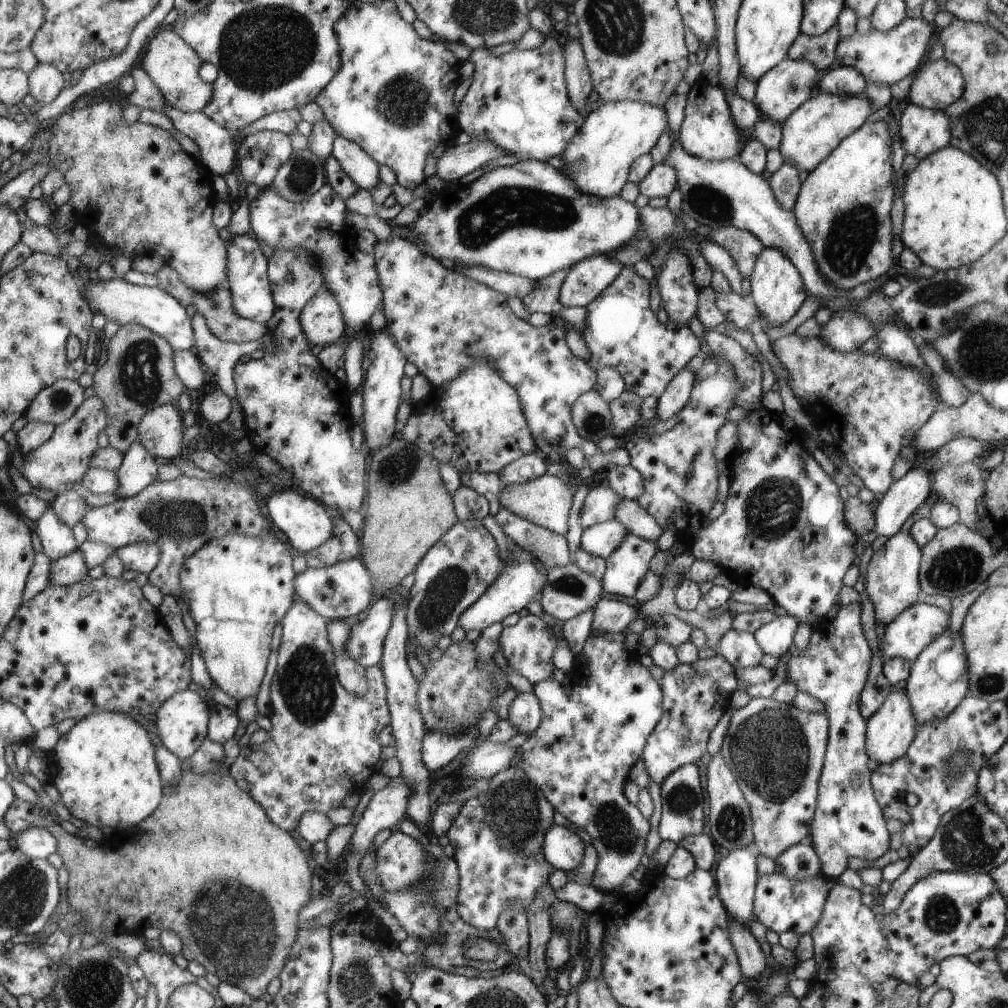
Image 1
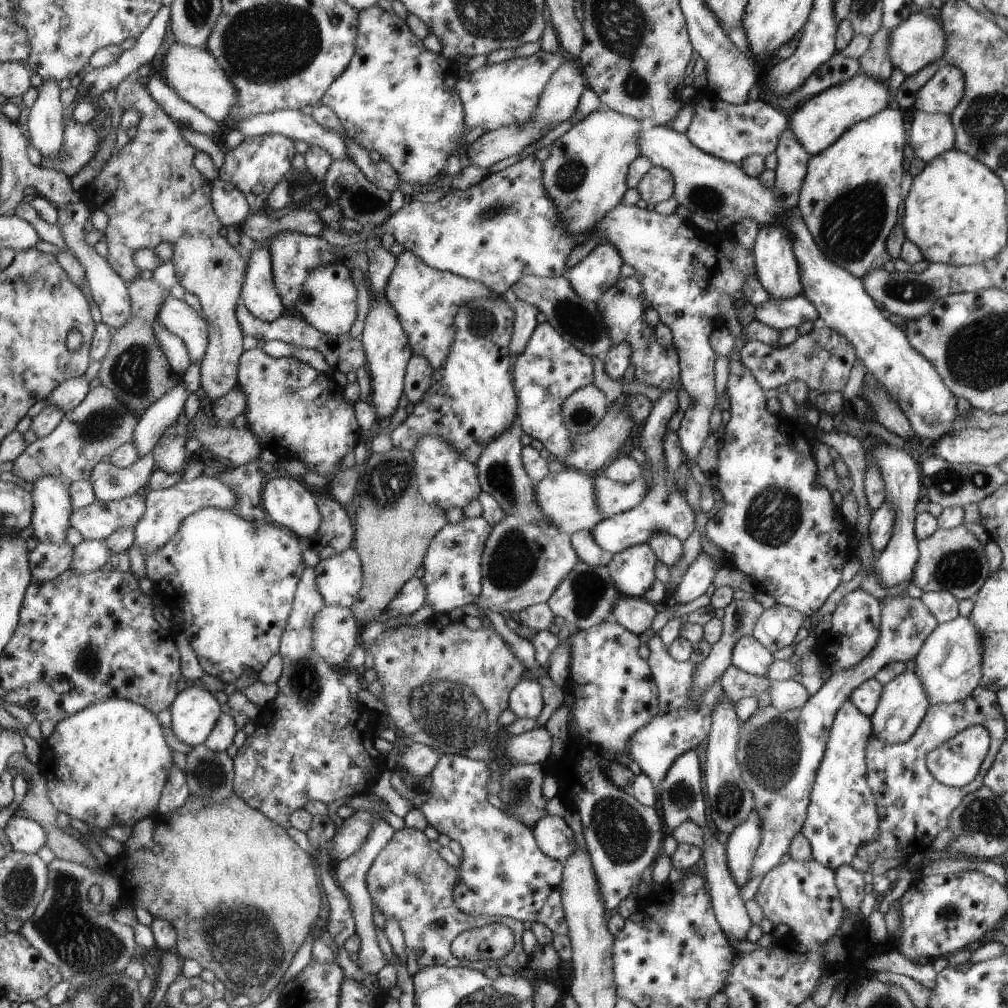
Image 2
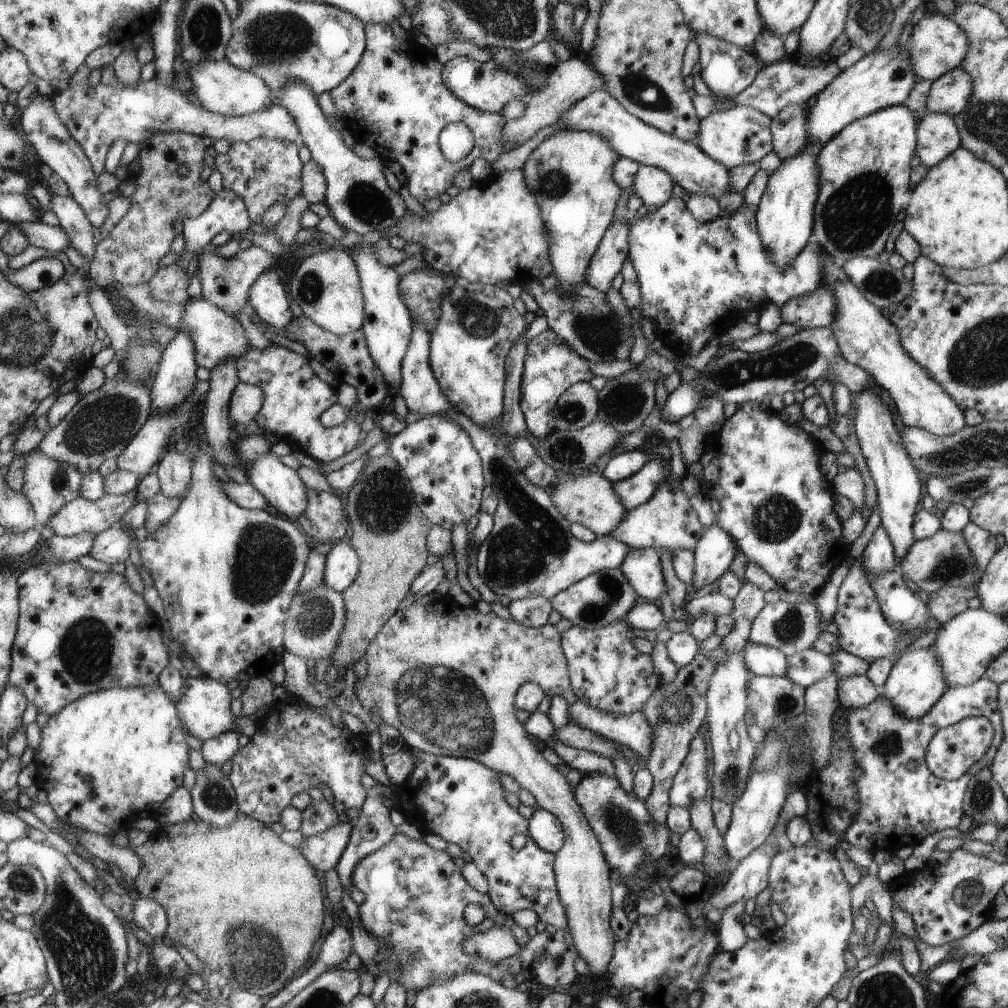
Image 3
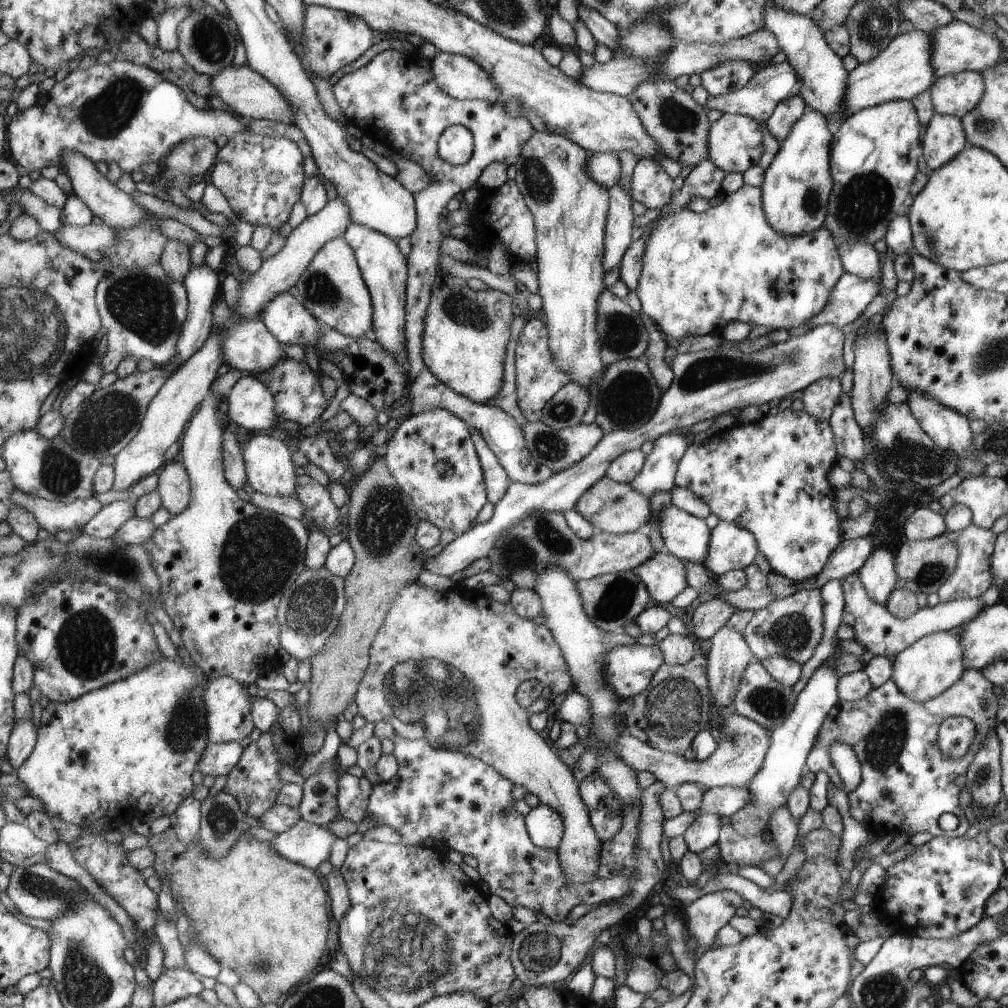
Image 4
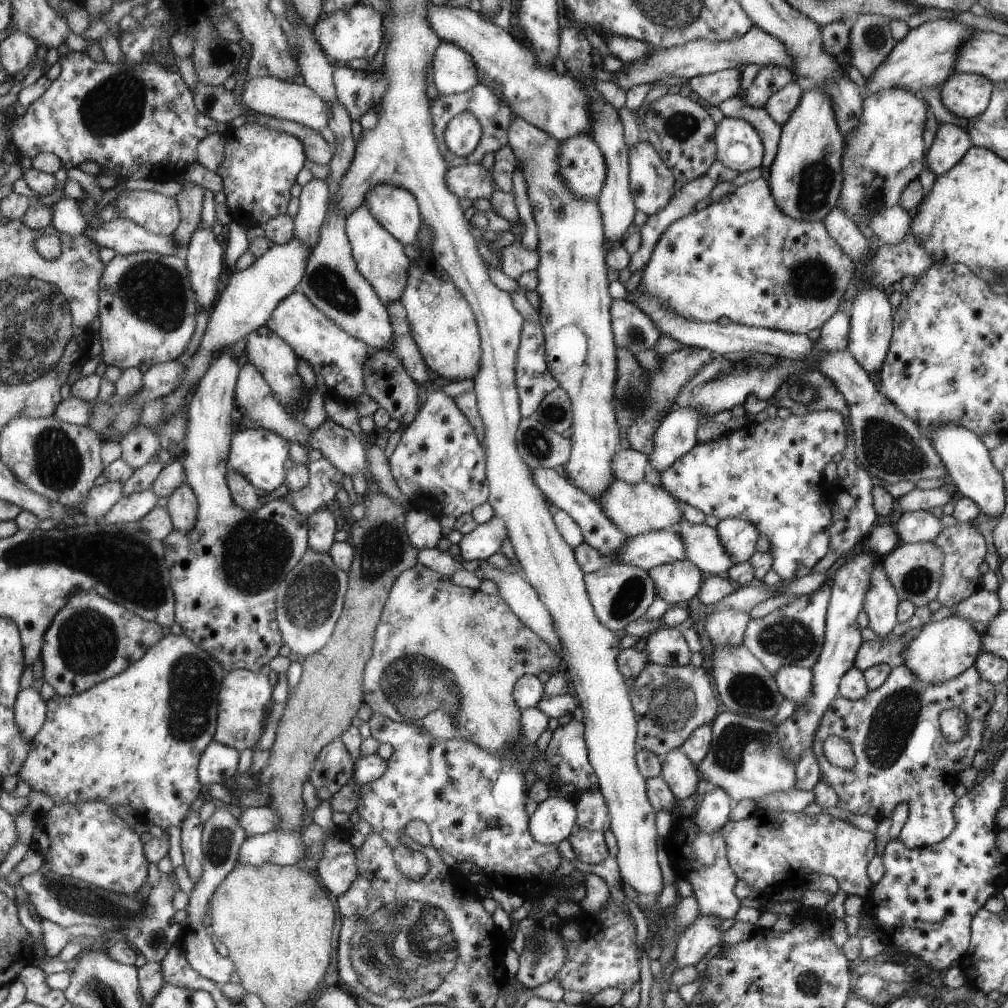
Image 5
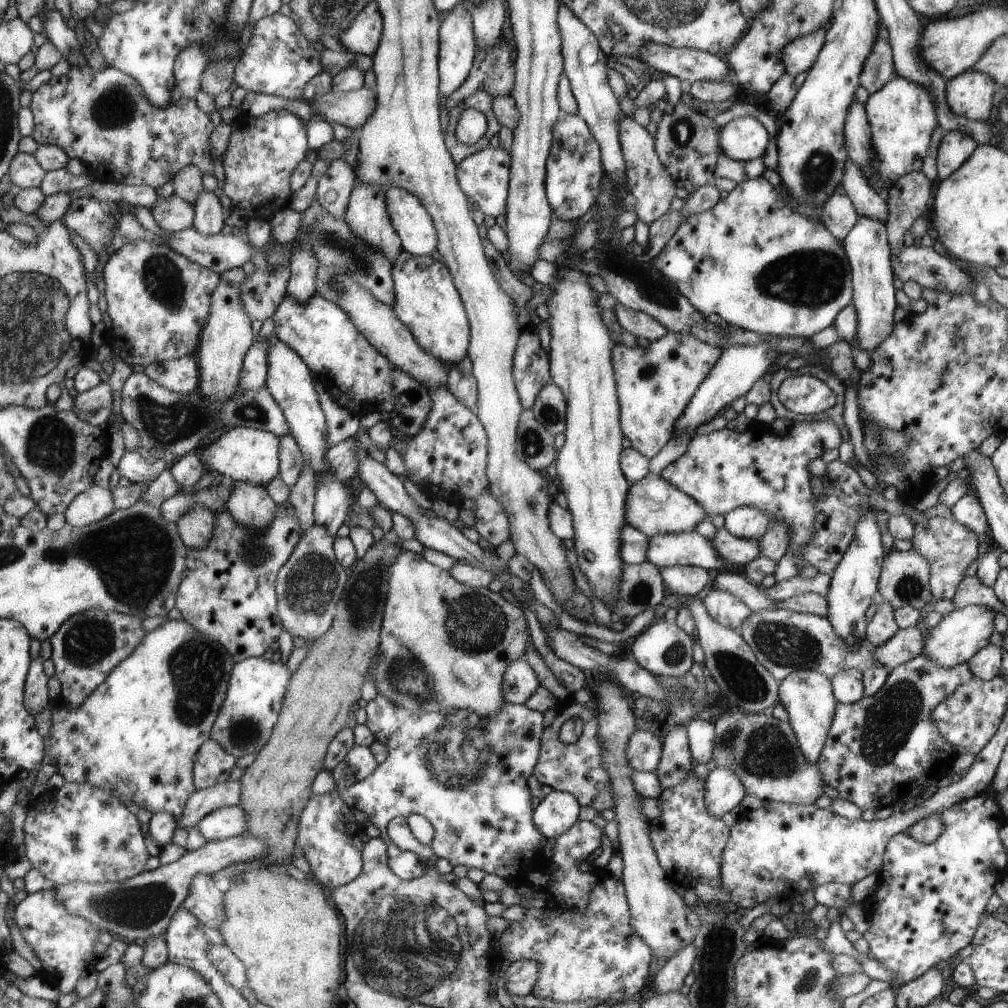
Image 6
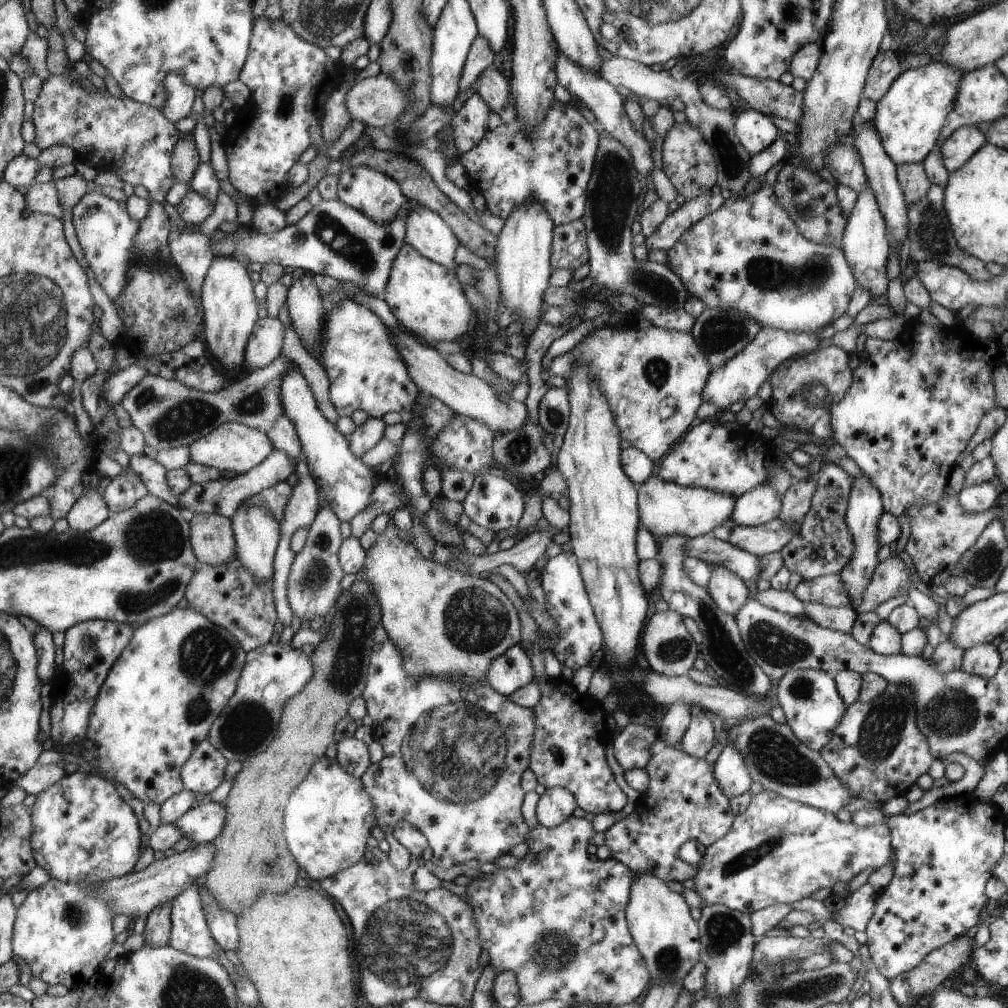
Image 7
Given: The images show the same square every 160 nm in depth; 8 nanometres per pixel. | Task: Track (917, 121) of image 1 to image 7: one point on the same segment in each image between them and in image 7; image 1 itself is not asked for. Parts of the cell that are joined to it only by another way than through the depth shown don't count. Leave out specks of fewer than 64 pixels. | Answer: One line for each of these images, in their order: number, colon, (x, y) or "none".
2: (930, 134)
3: (938, 137)
4: (944, 136)
5: (948, 148)
6: (954, 147)
7: (964, 142)

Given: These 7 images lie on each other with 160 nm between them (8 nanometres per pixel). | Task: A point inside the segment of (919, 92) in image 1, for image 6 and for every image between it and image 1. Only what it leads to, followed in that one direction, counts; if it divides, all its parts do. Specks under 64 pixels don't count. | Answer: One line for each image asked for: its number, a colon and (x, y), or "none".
2: (944, 90)
3: (949, 94)
4: (955, 95)
5: (966, 95)
6: (969, 94)

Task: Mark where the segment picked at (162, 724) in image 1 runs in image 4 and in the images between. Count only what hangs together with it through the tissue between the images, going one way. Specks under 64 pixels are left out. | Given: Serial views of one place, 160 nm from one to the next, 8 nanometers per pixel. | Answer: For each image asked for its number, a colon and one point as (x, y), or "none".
2: (195, 713)
3: (206, 705)
4: (231, 719)

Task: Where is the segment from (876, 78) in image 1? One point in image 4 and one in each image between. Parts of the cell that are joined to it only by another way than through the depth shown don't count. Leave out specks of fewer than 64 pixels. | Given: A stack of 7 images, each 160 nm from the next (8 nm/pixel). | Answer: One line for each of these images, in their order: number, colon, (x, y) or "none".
2: (917, 41)
3: (937, 44)
4: (958, 47)

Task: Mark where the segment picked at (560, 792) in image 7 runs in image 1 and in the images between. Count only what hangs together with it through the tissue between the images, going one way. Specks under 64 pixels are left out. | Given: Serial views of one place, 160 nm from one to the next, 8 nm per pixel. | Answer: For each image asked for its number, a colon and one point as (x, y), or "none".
1: (563, 849)
2: (552, 835)
3: (545, 830)
4: (545, 825)
5: (554, 819)
6: (557, 811)

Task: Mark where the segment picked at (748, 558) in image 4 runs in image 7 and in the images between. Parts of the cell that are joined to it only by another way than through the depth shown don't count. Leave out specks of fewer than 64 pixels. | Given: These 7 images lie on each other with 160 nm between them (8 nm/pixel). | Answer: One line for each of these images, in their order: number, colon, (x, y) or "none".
5: (738, 537)
6: (745, 522)
7: (756, 507)

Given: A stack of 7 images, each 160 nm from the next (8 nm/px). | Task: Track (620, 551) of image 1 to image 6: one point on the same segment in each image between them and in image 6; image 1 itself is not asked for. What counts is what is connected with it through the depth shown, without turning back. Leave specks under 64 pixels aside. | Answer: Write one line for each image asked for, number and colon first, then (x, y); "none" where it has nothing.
2: (631, 570)
3: (640, 568)
4: (664, 576)
5: (679, 581)
6: (683, 579)

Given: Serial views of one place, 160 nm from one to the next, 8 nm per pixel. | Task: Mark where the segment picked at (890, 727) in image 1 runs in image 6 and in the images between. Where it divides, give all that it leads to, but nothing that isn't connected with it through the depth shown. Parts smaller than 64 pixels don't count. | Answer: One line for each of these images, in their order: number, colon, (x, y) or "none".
2: (903, 703)
3: (916, 682)
4: (934, 662)
5: (942, 650)
6: (958, 635)

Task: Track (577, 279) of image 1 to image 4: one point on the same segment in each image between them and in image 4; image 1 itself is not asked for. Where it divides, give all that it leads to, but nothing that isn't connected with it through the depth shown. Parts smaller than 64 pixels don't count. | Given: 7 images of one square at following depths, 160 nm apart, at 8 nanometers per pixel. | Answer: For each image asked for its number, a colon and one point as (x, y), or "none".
2: (599, 270)
3: (606, 263)
4: (620, 217)

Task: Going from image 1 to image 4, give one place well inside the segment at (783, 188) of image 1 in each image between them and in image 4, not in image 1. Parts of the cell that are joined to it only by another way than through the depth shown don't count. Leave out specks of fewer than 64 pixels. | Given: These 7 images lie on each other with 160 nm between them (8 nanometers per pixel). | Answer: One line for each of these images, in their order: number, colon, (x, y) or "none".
2: (792, 160)
3: (788, 127)
4: (779, 124)

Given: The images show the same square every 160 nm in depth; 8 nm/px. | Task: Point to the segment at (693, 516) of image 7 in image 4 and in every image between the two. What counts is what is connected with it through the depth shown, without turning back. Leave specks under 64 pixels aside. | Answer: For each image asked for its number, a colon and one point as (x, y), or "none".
4: (616, 508)
5: (636, 508)
6: (653, 506)

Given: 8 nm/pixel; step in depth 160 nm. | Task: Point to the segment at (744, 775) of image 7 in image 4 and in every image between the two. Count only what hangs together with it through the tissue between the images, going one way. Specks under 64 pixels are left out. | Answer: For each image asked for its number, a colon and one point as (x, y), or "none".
4: (704, 831)
5: (712, 812)
6: (723, 791)

